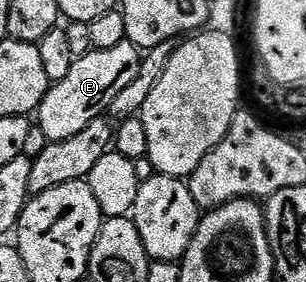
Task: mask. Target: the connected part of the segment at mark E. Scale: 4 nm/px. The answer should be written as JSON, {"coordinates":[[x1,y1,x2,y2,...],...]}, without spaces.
{"coordinates":[[125,39,113,50,96,48,89,54,78,57,75,65,65,74,65,78,54,81,48,88,45,98,37,109,37,127,45,130,48,141,73,138,73,134,81,134,89,122,104,115,110,109,111,103,139,76,144,53]]}

